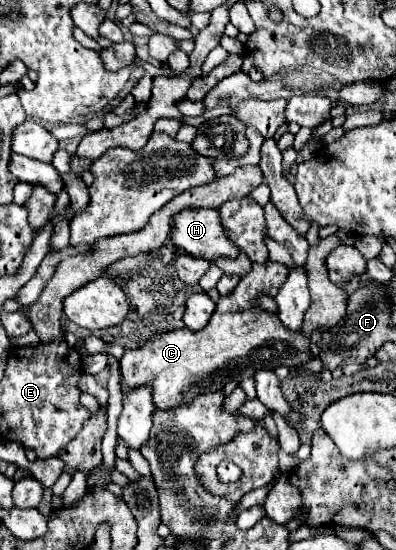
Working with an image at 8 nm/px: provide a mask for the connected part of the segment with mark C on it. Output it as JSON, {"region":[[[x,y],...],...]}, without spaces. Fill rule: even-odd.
{"region":[[[276,261],[252,263],[252,271],[240,279],[230,297],[220,297],[218,307],[210,323],[202,331],[188,331],[186,327],[156,331],[148,335],[142,347],[126,349],[120,359],[122,391],[130,391],[142,385],[152,385],[152,401],[156,409],[168,411],[180,405],[188,405],[202,393],[214,393],[224,389],[226,383],[240,383],[252,377],[256,371],[276,367],[296,367],[310,359],[310,339],[300,331],[286,331],[278,315],[266,313],[256,307],[256,295],[278,293],[288,276],[288,267]],[[232,317],[238,323],[232,323]]]}

